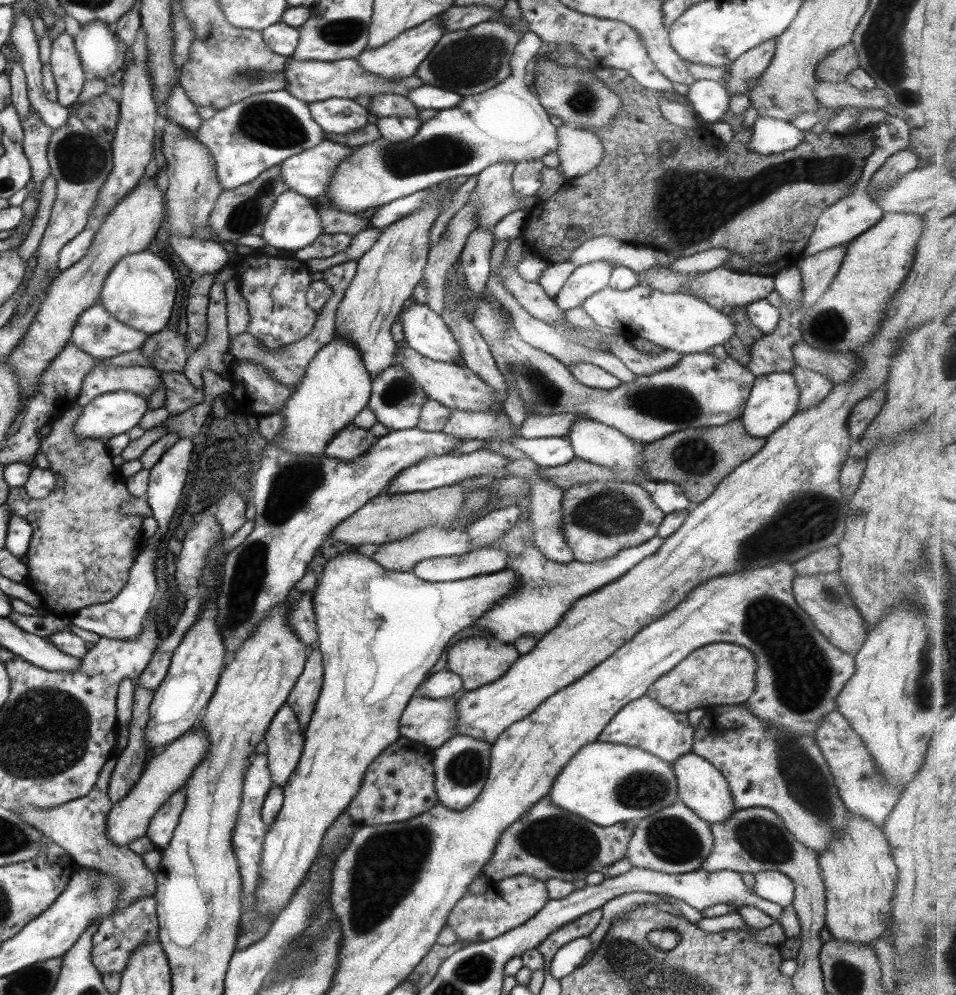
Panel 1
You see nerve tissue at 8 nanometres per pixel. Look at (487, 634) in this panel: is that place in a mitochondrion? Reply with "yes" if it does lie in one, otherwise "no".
no

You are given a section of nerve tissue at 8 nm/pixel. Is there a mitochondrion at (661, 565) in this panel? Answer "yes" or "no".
no

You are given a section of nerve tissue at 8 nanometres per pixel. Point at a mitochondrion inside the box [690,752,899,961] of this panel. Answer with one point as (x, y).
(764, 841)

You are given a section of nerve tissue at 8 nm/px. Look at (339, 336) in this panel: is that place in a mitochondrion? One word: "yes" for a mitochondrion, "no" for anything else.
no

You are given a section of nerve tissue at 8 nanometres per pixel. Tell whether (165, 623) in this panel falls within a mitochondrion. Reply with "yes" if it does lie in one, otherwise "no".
no

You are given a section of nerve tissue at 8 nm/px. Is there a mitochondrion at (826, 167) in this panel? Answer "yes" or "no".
yes

